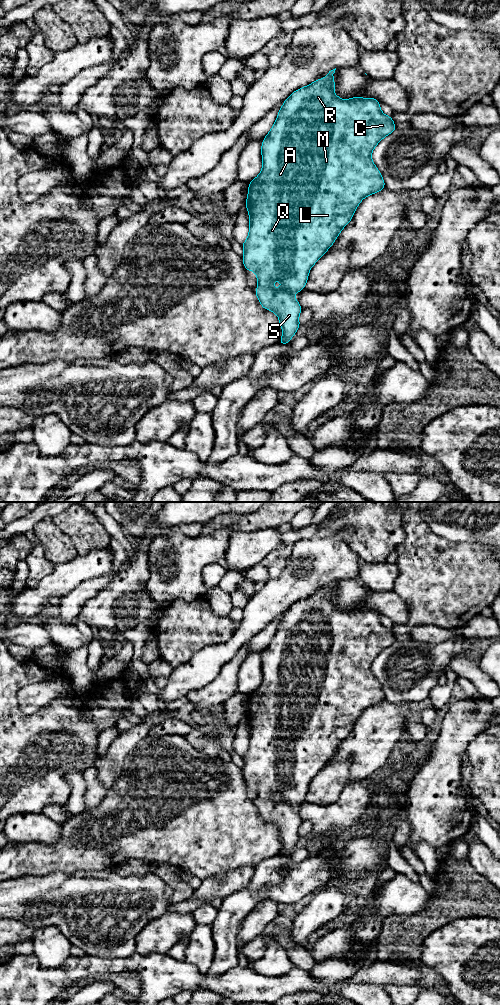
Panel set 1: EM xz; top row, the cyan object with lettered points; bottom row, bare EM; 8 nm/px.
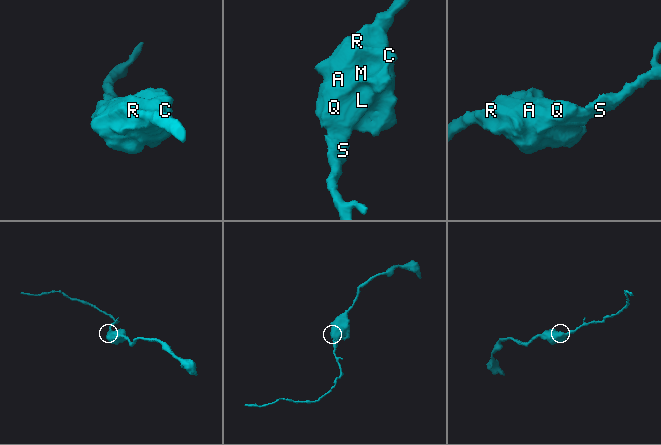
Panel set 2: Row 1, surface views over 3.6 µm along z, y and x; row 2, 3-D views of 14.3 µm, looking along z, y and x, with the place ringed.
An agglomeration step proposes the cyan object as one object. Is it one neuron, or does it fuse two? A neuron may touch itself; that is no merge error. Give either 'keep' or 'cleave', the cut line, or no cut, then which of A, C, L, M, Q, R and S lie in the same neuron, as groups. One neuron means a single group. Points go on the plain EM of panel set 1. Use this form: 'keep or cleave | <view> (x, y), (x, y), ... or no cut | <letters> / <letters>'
keep | no cut | A C L M Q R S

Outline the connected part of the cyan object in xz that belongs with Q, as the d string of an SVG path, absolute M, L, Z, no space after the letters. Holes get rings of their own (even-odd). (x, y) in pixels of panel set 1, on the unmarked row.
M336 580L329 583L325 590L315 592L310 597L294 603L285 612L281 621L279 622L277 631L272 641L263 651L261 658L263 674L261 685L254 692L249 694L246 721L249 724L250 738L249 747L246 753L242 756L244 764L243 776L246 783L252 782L257 787L259 798L255 800L254 803L260 813L261 818L264 821L272 823L279 829L279 835L281 837L283 847L278 856L289 856L290 851L295 847L297 841L301 836L298 832L298 829L302 823L302 819L292 806L300 804L305 800L310 781L332 758L341 742L351 733L360 714L368 707L377 705L385 700L385 694L380 683L374 677L371 667L375 658L385 648L391 646L396 642L393 631L392 629L389 629L381 624L380 614L375 610L353 609L348 612L343 612L337 609L333 602L335 599L335 593L333 592L333 586L335 585L335 582ZM275 792L279 792L283 796L283 799L273 800L271 796Z

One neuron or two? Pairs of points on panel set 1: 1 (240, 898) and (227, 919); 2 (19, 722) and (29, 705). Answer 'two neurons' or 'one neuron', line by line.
1: one neuron
2: two neurons

